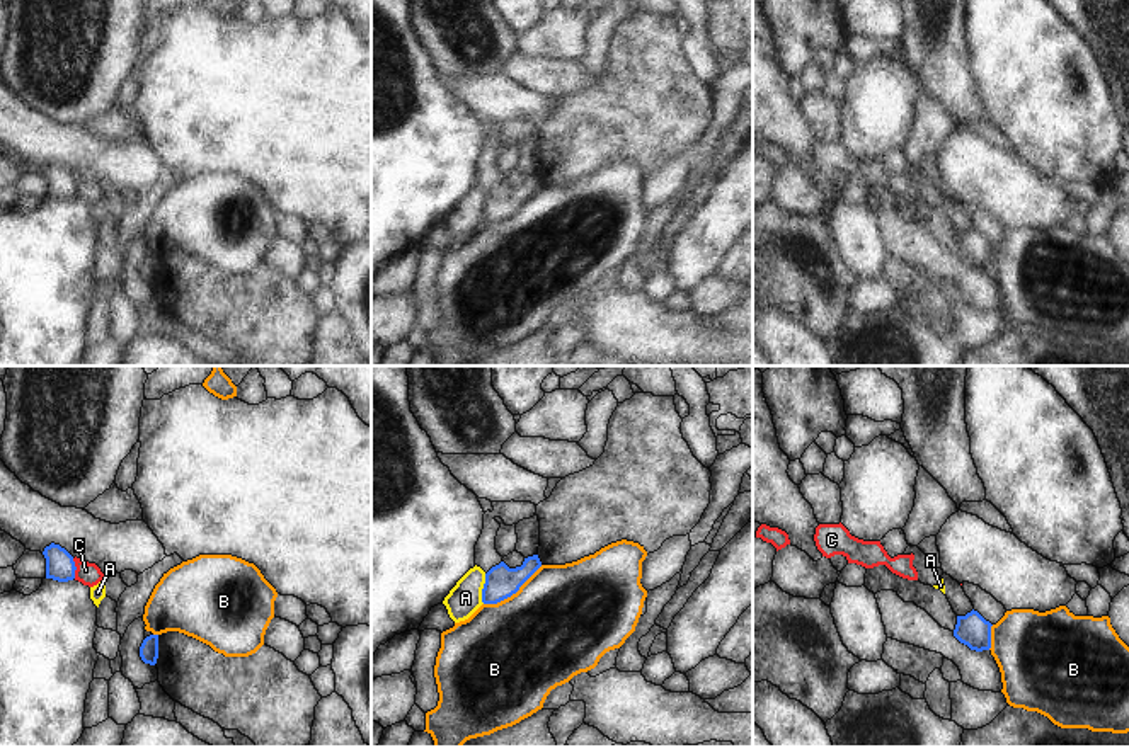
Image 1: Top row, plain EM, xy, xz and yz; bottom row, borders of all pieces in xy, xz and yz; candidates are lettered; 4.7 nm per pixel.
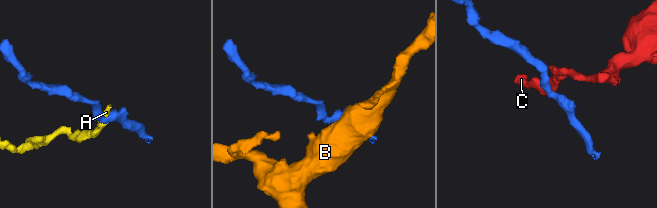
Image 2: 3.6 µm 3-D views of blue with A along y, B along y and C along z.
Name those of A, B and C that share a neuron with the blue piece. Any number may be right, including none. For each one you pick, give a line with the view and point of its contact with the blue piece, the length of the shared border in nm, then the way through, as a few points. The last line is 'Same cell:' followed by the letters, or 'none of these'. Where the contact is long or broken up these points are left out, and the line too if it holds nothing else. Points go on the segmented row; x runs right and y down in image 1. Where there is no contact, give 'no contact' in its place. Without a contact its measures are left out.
Same cell: none of these

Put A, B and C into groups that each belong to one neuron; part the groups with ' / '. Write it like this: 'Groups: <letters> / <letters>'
Groups: A / B / C

